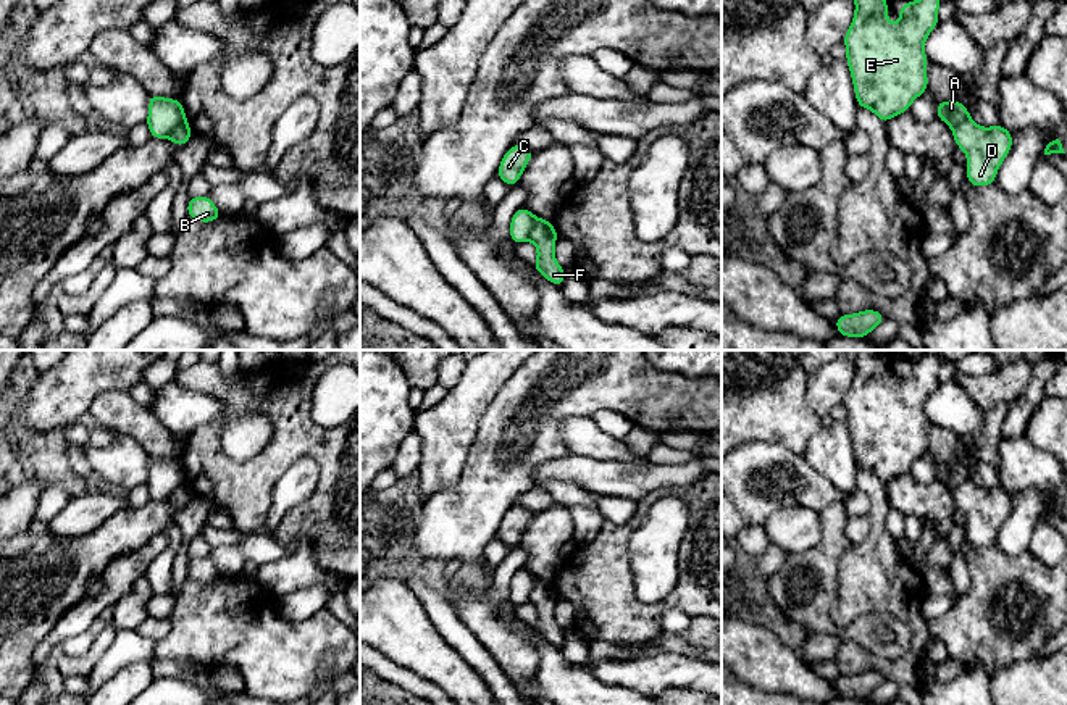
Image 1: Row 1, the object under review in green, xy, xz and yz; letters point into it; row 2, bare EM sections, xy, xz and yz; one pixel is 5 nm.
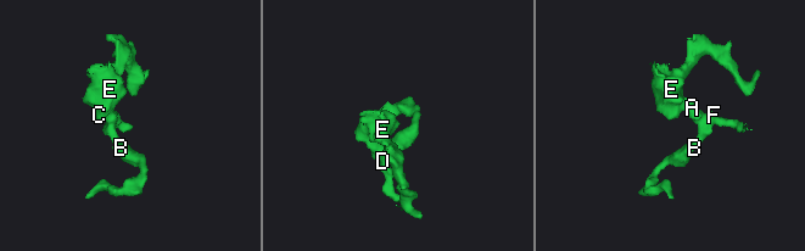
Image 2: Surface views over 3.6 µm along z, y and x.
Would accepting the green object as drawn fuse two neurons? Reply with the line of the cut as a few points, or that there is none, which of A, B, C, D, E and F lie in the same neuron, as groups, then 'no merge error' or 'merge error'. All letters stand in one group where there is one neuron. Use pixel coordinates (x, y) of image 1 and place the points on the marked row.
xy (184, 120), (167, 136) | A C E / B D F | merge error

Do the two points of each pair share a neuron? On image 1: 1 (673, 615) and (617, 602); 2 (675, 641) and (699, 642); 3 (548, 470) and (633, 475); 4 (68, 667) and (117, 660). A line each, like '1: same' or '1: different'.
1: different
2: same
3: same
4: different

